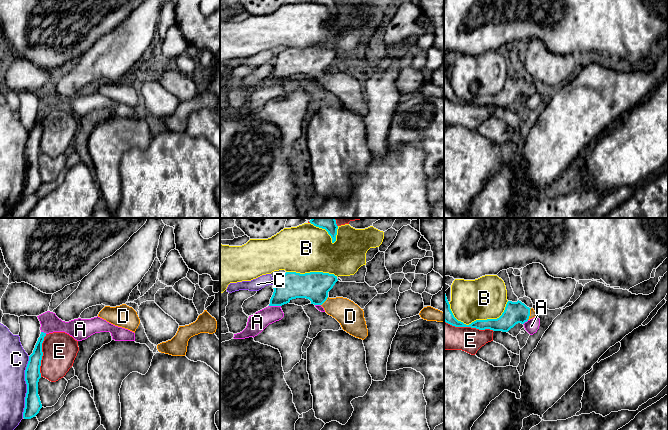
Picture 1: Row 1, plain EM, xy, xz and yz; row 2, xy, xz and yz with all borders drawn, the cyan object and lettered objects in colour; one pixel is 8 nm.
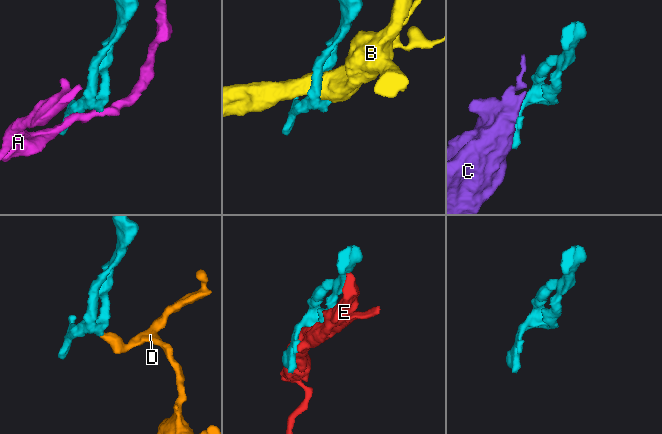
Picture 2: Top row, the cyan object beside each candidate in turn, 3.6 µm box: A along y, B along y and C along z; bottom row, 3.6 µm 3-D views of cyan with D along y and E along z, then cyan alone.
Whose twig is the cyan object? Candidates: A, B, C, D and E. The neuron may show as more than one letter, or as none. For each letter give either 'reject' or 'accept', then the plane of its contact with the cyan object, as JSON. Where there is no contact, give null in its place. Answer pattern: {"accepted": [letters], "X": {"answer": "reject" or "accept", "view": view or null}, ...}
{"accepted": ["D"], "A": {"answer": "reject", "view": "xz"}, "B": {"answer": "reject", "view": "yz"}, "C": {"answer": "reject", "view": "xy"}, "D": {"answer": "accept", "view": "xz"}, "E": {"answer": "reject", "view": "yz"}}

